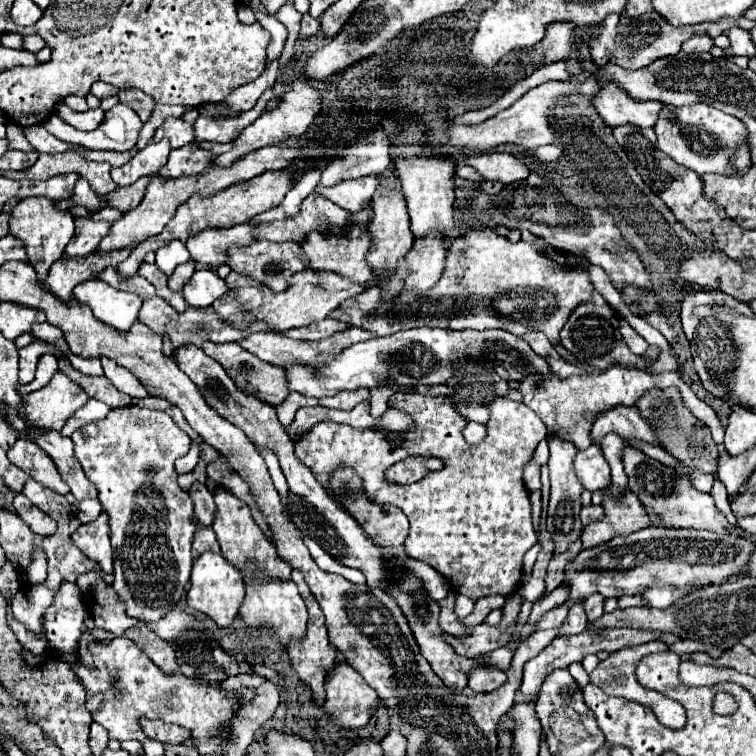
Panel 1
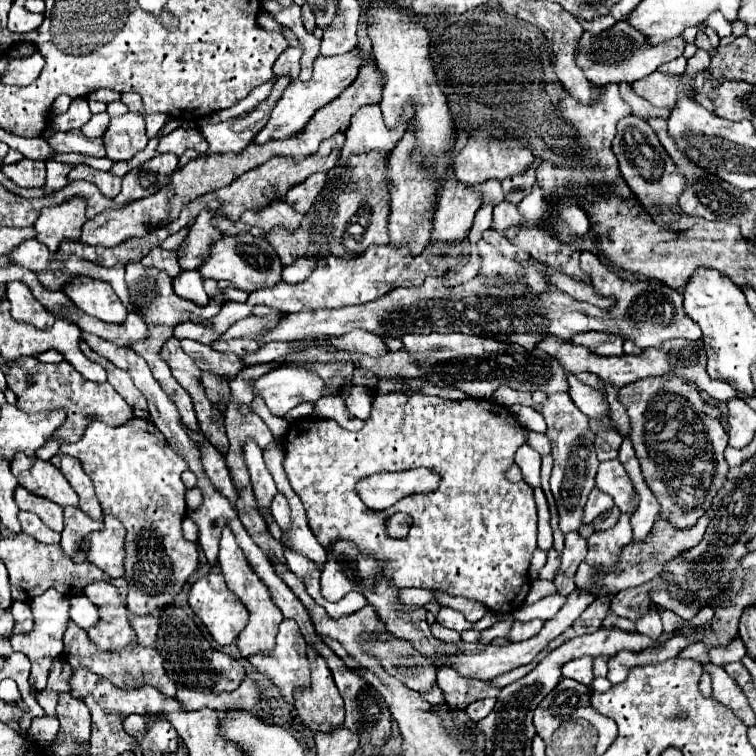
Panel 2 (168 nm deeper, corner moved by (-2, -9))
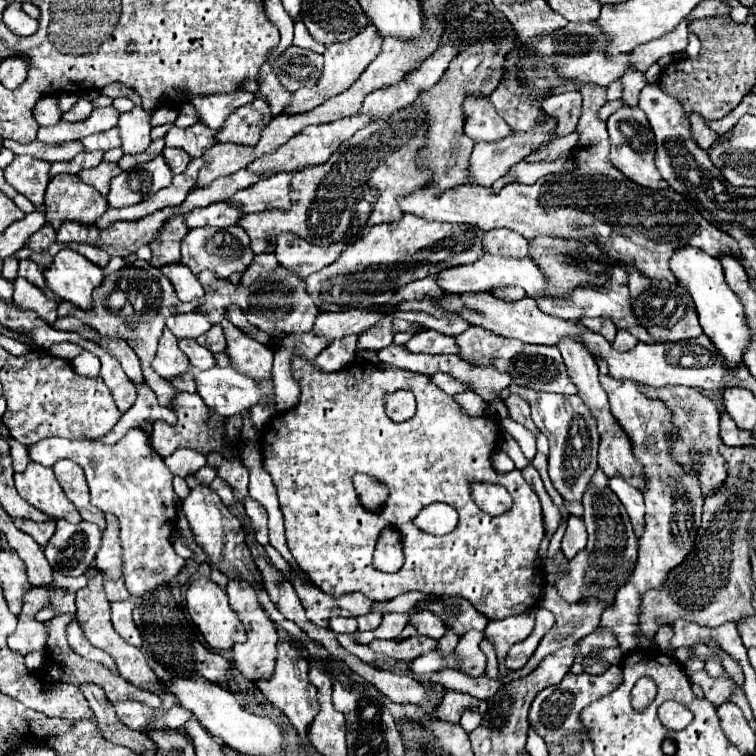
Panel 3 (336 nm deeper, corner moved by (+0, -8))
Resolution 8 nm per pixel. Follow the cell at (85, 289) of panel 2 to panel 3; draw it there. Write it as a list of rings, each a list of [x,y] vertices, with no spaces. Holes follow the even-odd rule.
[[[63,249],[53,257],[53,265],[43,269],[43,279],[57,297],[87,311],[91,309],[91,293],[103,281],[103,273],[83,255]]]

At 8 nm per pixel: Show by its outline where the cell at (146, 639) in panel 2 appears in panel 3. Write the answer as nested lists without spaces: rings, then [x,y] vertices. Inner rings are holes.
[[[115,601],[111,603],[111,621],[115,631],[129,643],[135,647],[141,647],[141,635],[137,625],[133,623],[133,603],[131,601]]]

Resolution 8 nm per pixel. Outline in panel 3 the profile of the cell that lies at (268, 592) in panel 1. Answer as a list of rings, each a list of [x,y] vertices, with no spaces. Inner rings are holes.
[[[281,641],[277,645],[277,665],[275,665],[275,677],[271,681],[257,681],[259,691],[265,695],[265,699],[269,703],[273,703],[277,709],[281,709],[285,713],[285,717],[291,721],[291,725],[295,727],[295,731],[299,733],[299,737],[307,743],[307,731],[309,725],[313,723],[315,715],[319,713],[319,703],[315,699],[317,689],[311,685],[309,681],[309,663],[297,657],[297,649],[293,649],[291,643]]]

